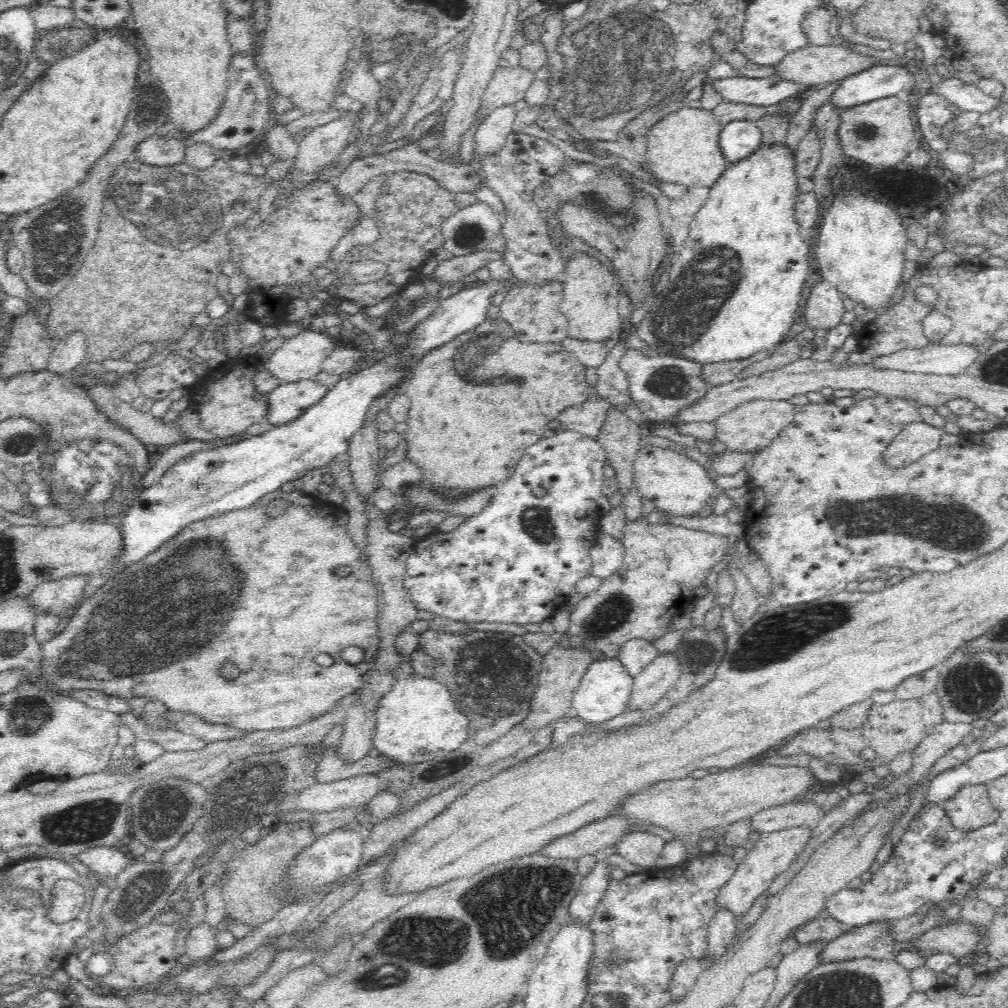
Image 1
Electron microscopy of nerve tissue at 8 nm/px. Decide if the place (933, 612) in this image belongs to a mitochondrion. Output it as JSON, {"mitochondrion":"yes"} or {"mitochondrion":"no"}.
{"mitochondrion":"no"}

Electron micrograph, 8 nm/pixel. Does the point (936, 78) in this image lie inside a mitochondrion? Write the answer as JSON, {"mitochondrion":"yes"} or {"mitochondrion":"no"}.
{"mitochondrion":"no"}

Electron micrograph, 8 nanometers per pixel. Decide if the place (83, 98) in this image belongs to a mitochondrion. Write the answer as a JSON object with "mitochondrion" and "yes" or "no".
{"mitochondrion":"no"}

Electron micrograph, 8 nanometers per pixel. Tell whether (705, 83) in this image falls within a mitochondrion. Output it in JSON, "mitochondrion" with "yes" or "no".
{"mitochondrion":"no"}

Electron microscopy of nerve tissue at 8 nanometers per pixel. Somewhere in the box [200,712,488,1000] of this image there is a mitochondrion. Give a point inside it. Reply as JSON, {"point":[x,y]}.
{"point":[432,934]}

